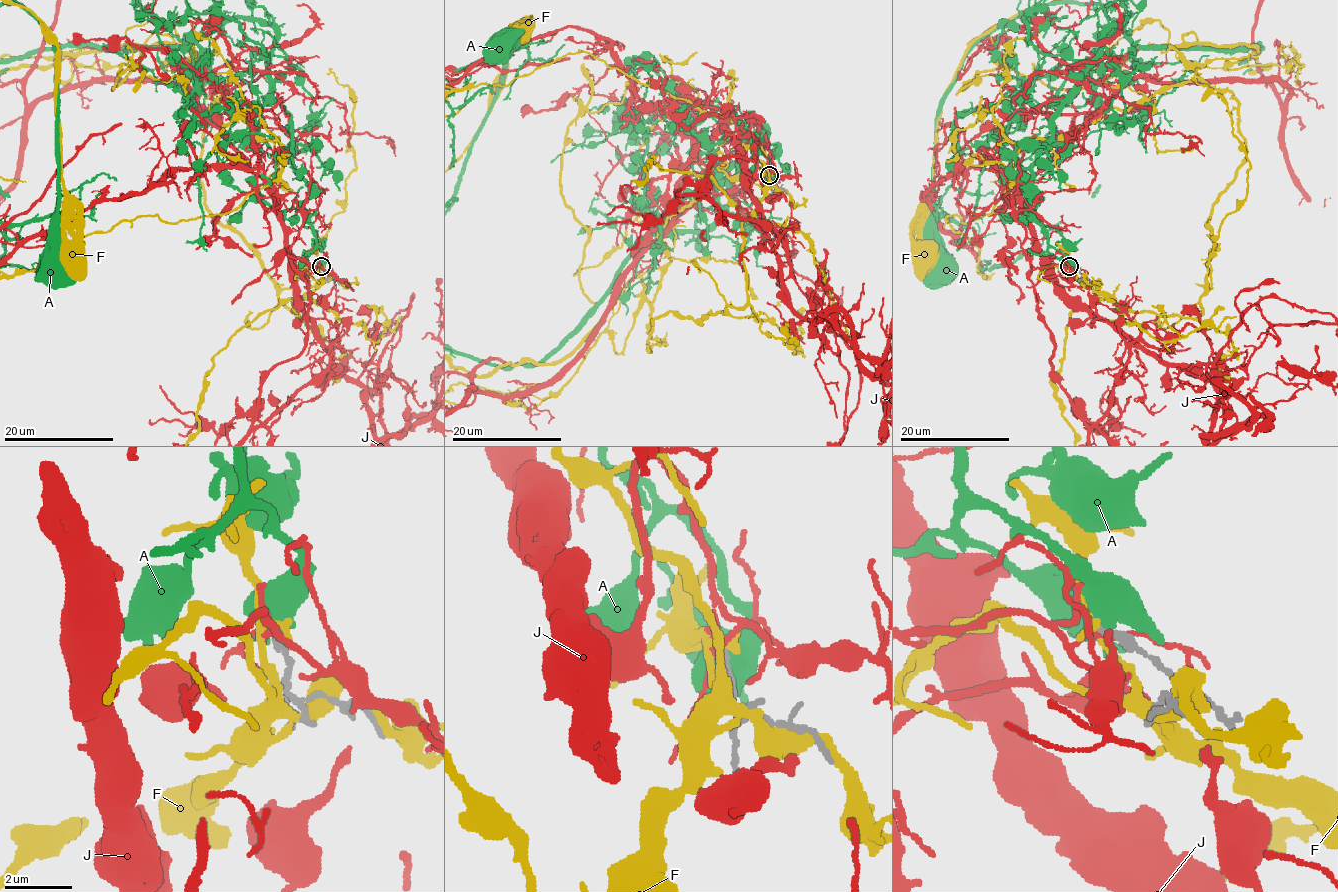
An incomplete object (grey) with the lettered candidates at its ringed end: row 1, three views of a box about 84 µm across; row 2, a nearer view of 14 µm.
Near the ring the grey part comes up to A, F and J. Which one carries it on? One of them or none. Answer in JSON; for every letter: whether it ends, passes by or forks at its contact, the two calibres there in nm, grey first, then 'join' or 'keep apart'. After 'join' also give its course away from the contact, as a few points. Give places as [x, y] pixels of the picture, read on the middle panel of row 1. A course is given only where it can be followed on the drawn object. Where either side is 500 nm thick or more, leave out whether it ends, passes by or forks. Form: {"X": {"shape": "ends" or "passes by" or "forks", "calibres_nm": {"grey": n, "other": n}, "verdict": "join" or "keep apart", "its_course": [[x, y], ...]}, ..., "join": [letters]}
{"A": {"calibres_nm": {"grey": 340, "other": 750}, "verdict": "keep apart"}, "F": {"shape": "passes by", "calibres_nm": {"grey": 260, "other": 280}, "verdict": "keep apart"}, "J": {"shape": "forks", "calibres_nm": {"grey": 280, "other": 110}, "verdict": "keep apart"}, "join": []}

